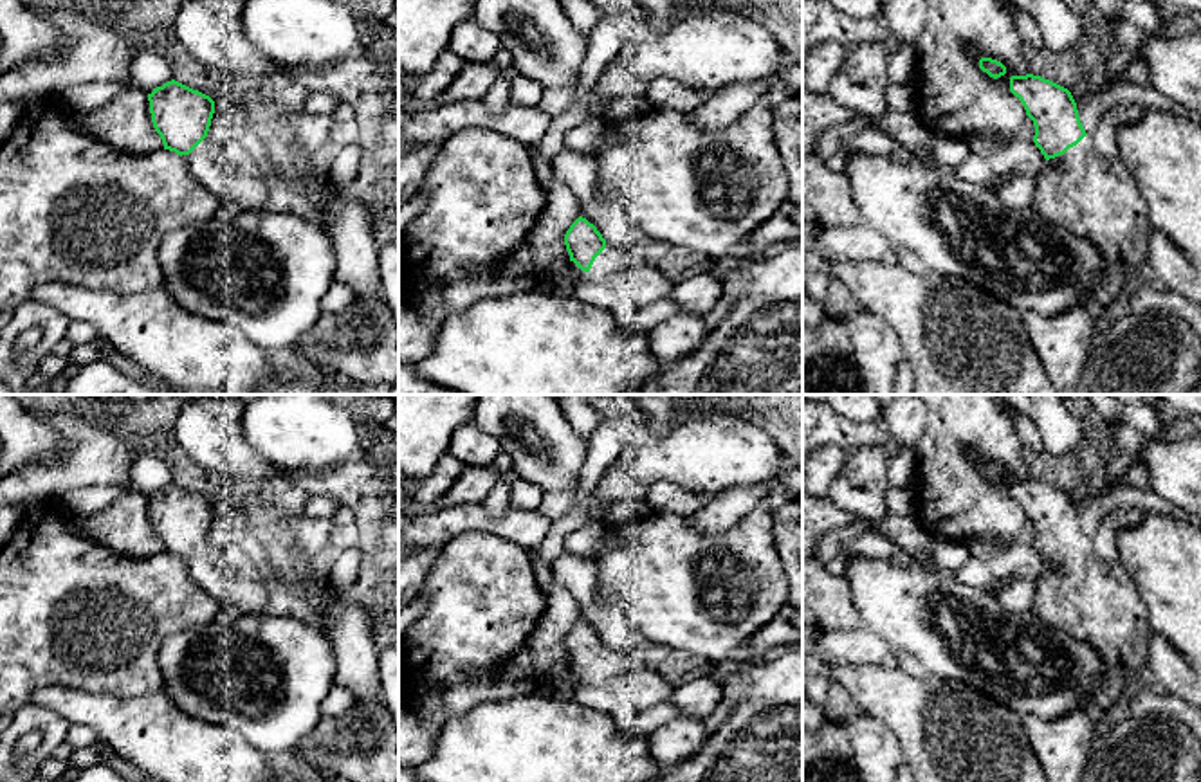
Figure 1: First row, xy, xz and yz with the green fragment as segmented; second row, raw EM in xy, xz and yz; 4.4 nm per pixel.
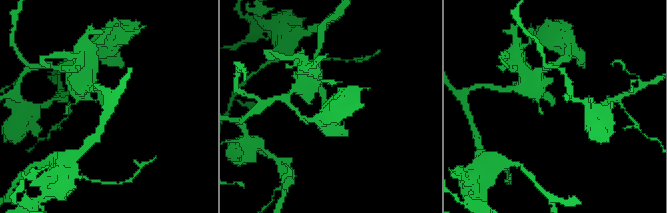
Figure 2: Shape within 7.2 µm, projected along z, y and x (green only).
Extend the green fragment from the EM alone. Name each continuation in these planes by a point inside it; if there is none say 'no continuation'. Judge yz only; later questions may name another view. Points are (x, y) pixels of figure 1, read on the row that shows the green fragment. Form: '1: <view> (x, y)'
1: yz (1068, 163)

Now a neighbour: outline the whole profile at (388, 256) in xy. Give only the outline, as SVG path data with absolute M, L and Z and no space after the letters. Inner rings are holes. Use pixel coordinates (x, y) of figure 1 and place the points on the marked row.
M390 243L379 247L379 272L380 272L379 294L390 306L399 328L399 245Z

